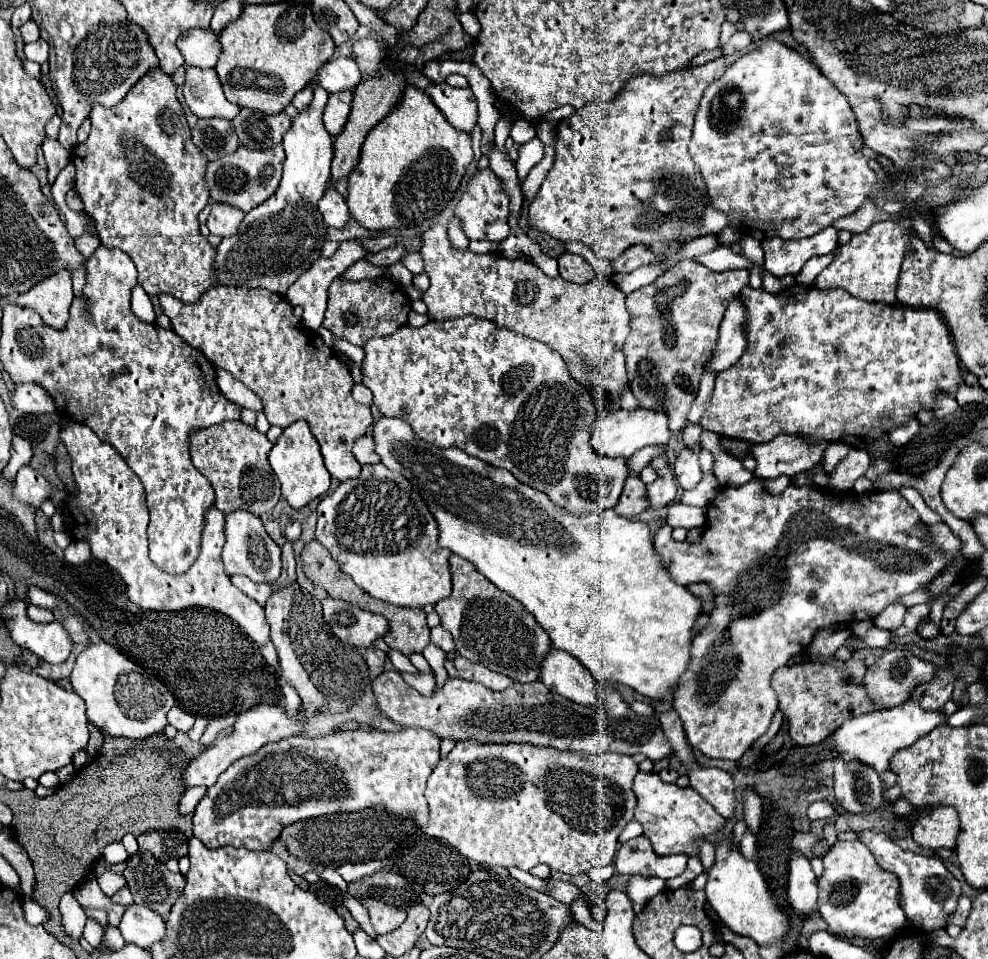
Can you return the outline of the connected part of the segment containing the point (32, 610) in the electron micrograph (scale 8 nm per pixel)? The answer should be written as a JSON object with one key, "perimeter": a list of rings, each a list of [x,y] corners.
{"perimeter":[[[28,605],[28,617],[32,619],[32,621],[36,621],[36,623],[50,623],[50,621],[54,621],[54,615],[50,613],[50,611],[46,611],[46,609],[40,609],[40,607],[36,607],[36,605]]]}

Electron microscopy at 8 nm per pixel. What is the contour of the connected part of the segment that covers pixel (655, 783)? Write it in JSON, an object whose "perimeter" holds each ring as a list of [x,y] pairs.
{"perimeter":[[[638,773],[632,783],[632,791],[638,799],[634,819],[642,823],[644,835],[652,841],[652,849],[660,857],[674,853],[698,857],[698,843],[722,831],[726,825],[726,819],[692,787],[682,789],[676,783],[666,783],[656,773]]]}

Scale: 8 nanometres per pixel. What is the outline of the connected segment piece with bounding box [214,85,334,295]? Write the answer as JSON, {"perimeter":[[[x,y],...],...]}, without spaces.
{"perimeter":[[[318,85],[314,99],[306,111],[292,119],[290,131],[284,135],[286,163],[282,181],[276,193],[266,203],[254,207],[244,217],[244,227],[216,247],[216,279],[218,285],[234,287],[264,287],[278,295],[286,295],[288,287],[306,271],[318,257],[324,245],[326,227],[316,207],[320,195],[324,195],[330,181],[332,163],[332,137],[324,131],[322,113],[328,93]]]}

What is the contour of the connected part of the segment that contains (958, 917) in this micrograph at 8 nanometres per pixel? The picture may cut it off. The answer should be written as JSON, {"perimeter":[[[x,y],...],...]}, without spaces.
{"perimeter":[[[962,895],[960,903],[958,903],[958,909],[956,909],[956,915],[952,915],[950,923],[956,923],[956,925],[964,927],[966,919],[968,919],[968,913],[970,913],[970,907],[972,907],[972,899],[968,899],[968,897]]]}

